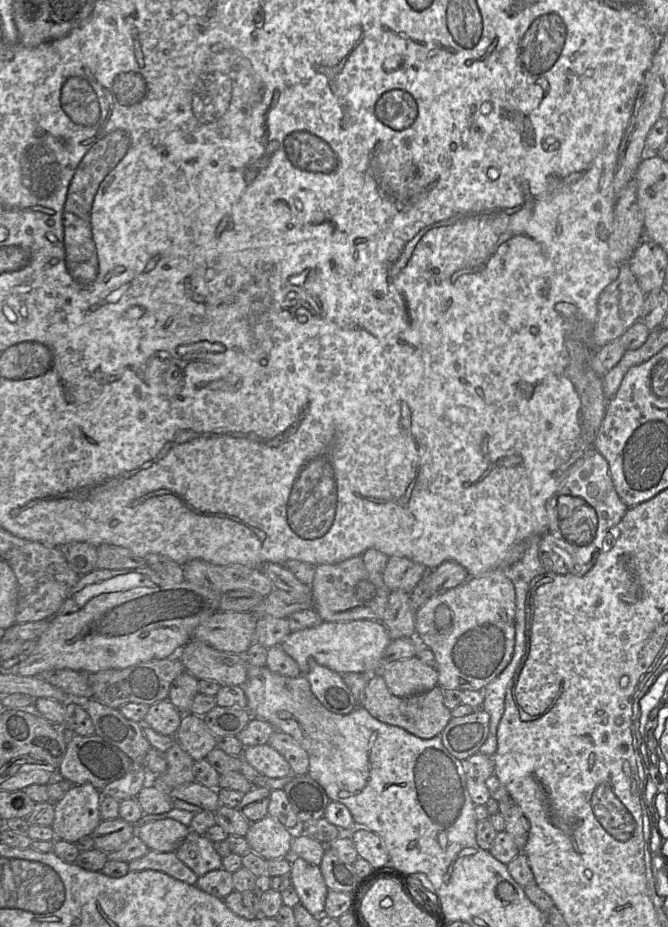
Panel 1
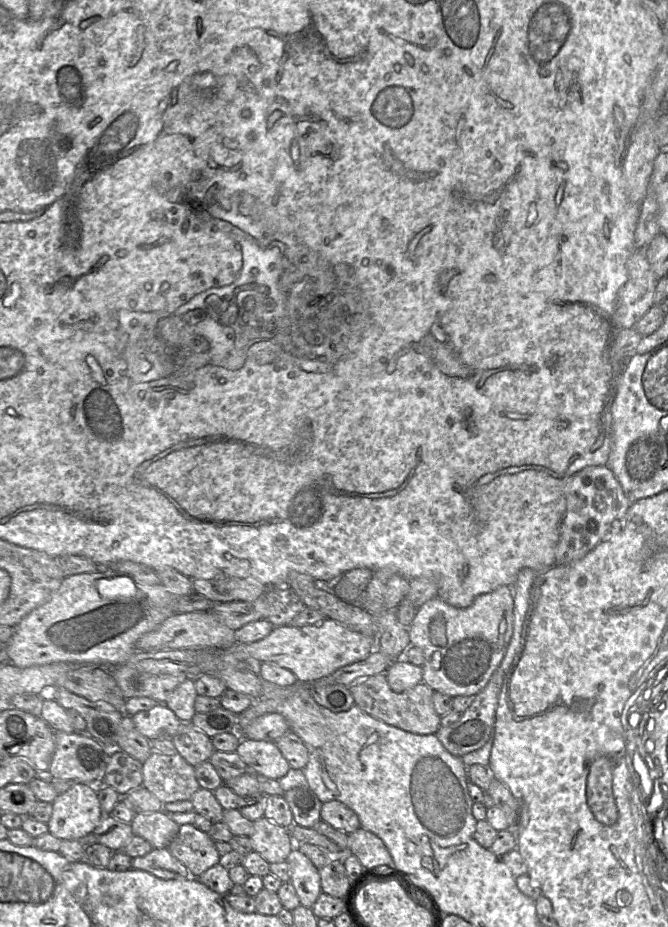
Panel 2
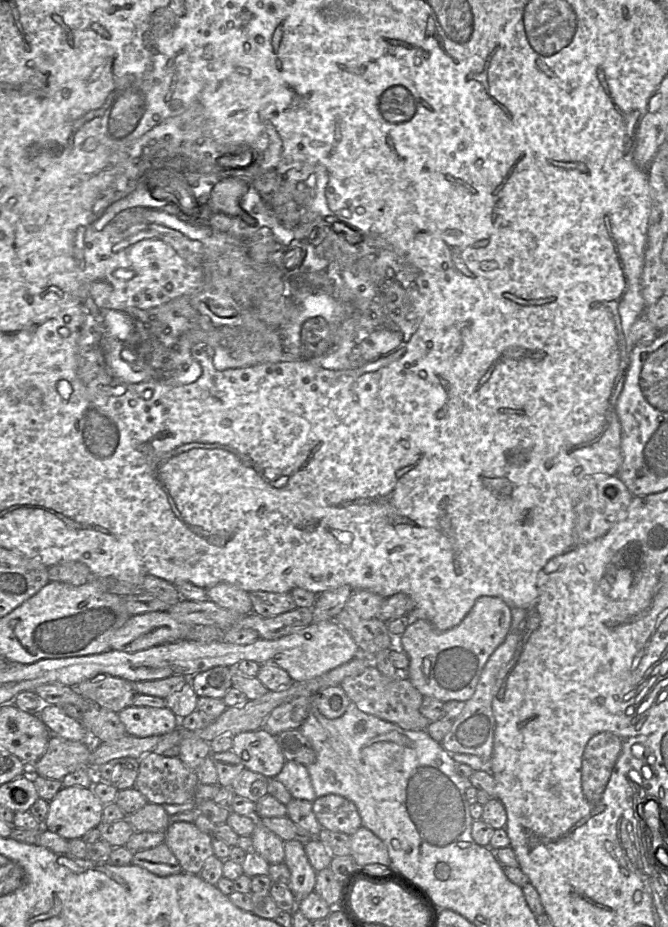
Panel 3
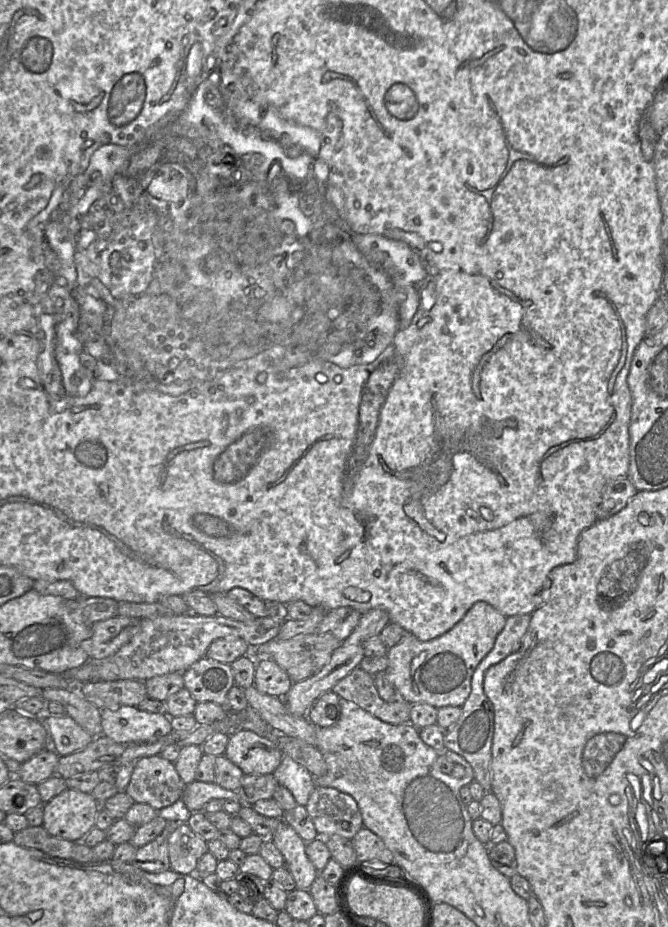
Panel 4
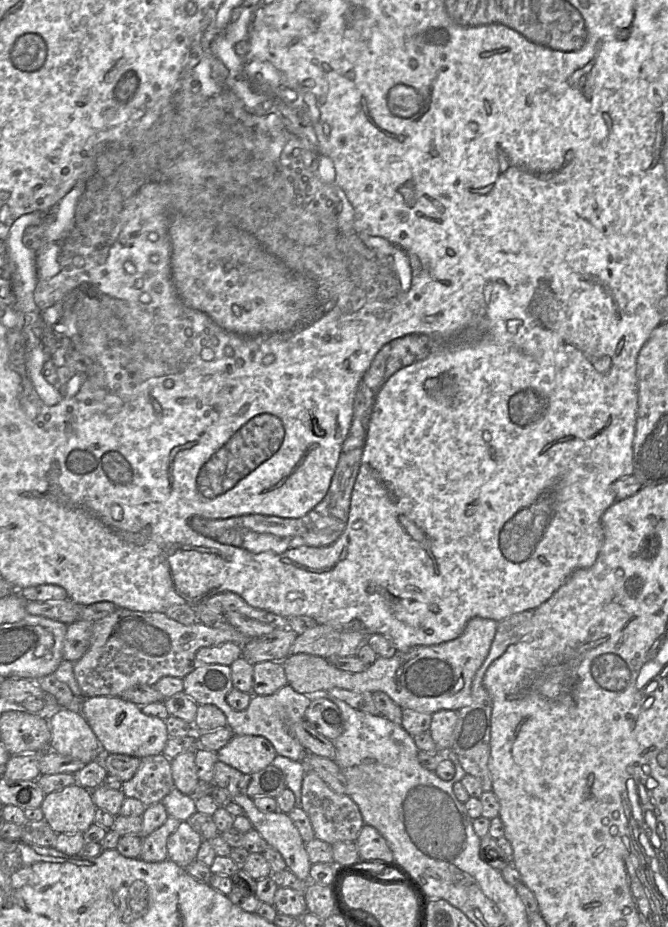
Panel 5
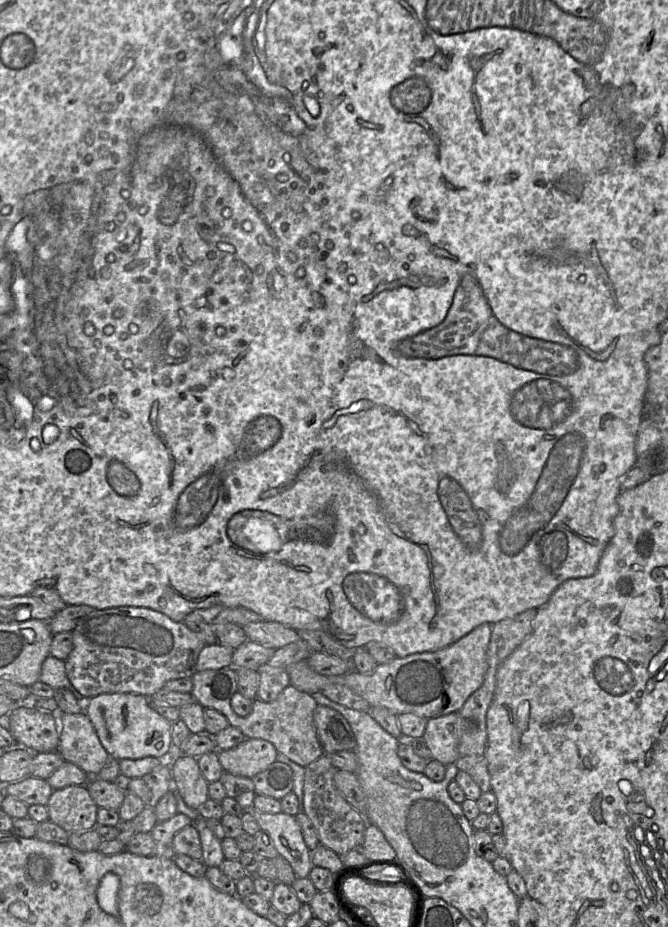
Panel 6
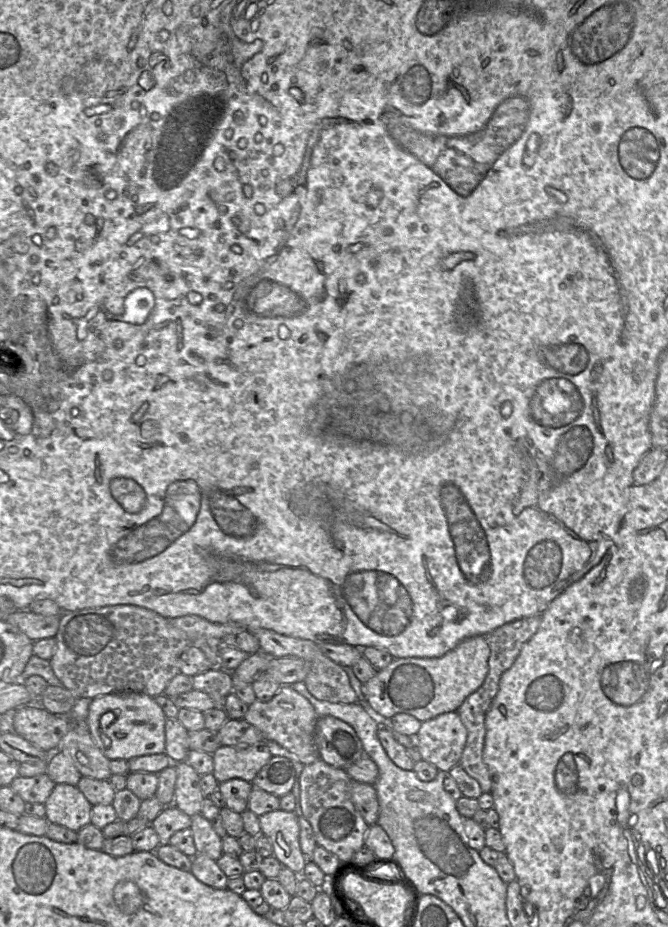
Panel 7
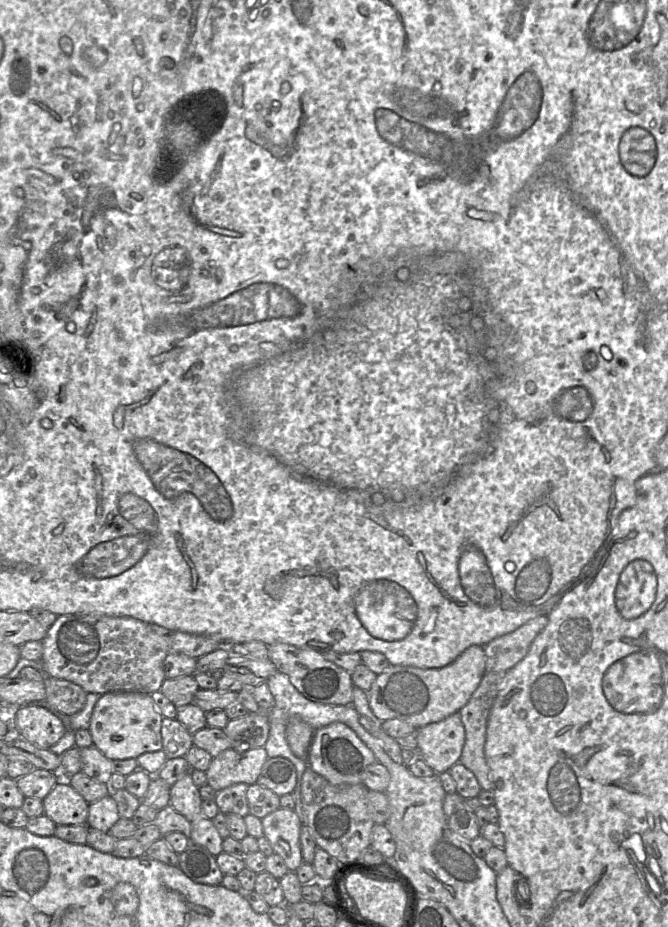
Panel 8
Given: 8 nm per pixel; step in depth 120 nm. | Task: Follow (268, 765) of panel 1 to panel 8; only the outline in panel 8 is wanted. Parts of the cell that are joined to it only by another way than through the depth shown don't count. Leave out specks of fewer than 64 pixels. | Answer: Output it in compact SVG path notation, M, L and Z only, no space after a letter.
M264 747L247 751L226 749L212 758L205 771L207 784L217 792L235 784L253 785L267 759Z

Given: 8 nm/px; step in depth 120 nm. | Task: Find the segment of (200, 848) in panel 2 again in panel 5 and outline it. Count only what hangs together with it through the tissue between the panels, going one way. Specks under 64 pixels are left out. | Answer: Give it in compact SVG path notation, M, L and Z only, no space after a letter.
M181 821L167 842L168 859L185 868L196 860L203 838L189 824Z

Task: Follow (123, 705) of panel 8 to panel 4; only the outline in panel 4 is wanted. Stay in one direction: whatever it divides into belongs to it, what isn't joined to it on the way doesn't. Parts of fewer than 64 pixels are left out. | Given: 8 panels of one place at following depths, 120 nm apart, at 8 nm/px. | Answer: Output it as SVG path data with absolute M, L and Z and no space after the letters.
M137 706L100 710L102 735L119 743L150 743L172 731L167 714L144 711Z

